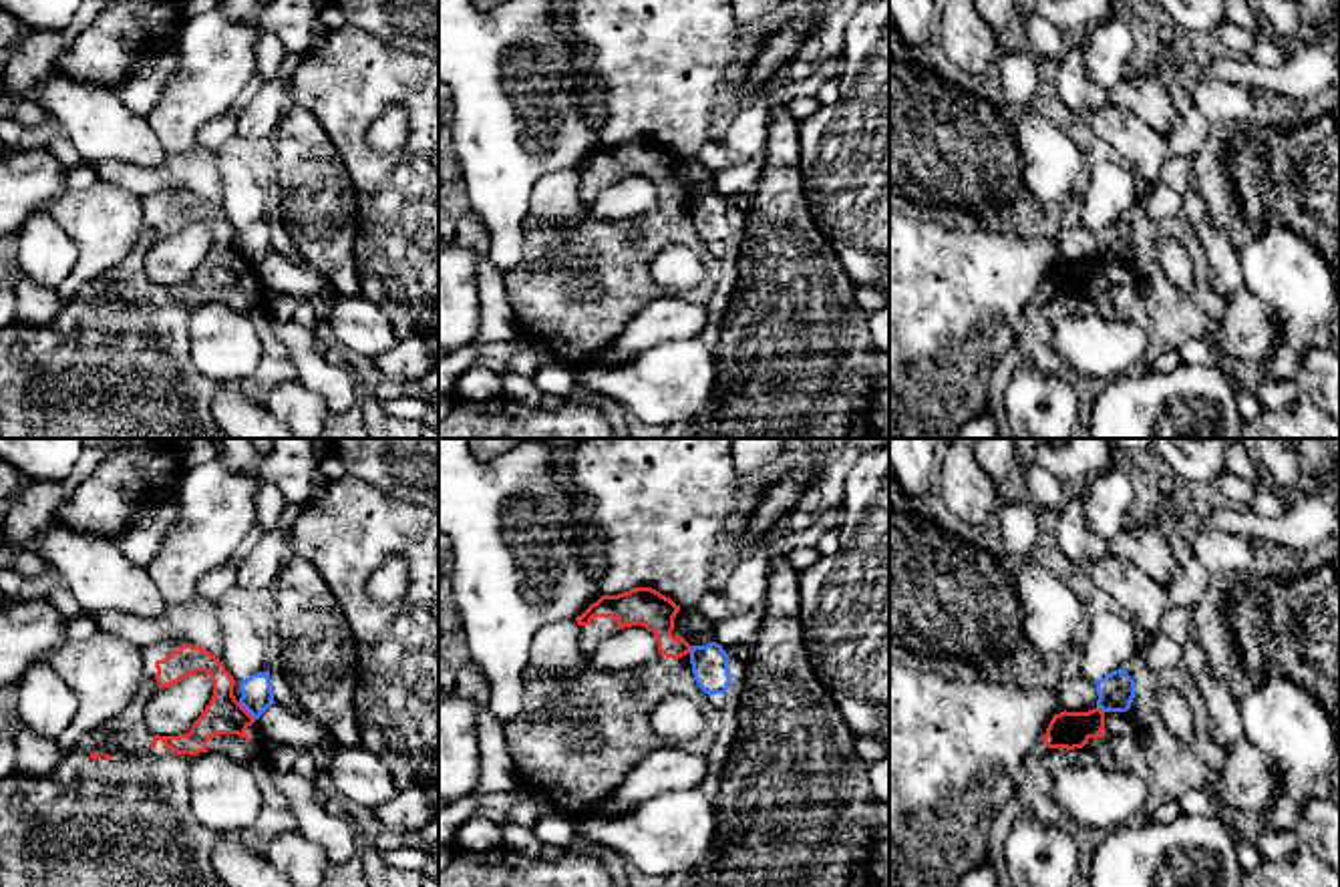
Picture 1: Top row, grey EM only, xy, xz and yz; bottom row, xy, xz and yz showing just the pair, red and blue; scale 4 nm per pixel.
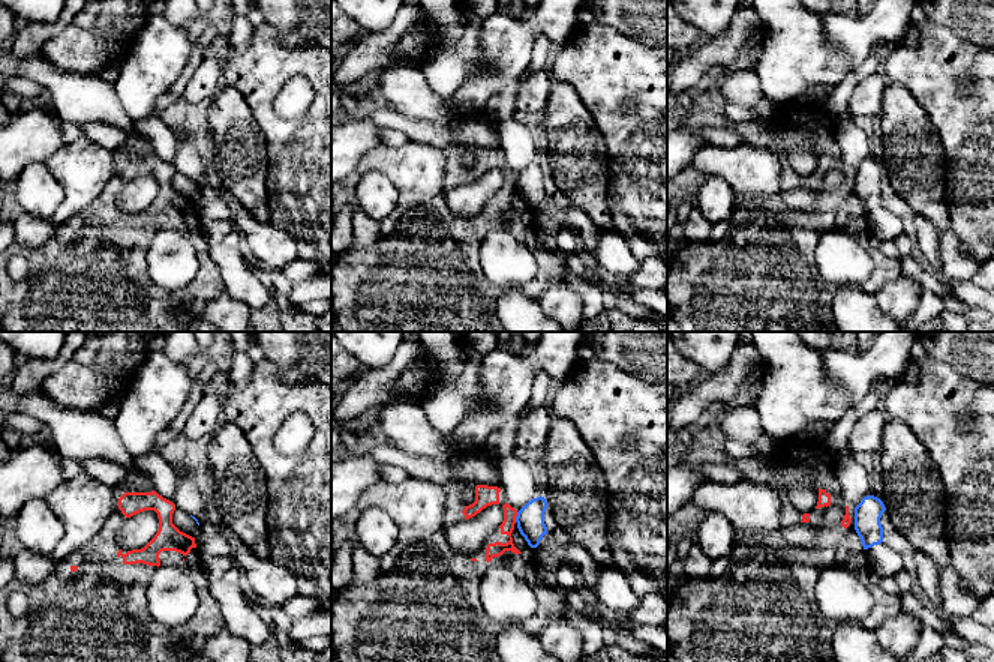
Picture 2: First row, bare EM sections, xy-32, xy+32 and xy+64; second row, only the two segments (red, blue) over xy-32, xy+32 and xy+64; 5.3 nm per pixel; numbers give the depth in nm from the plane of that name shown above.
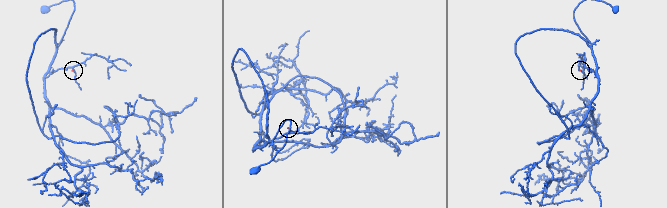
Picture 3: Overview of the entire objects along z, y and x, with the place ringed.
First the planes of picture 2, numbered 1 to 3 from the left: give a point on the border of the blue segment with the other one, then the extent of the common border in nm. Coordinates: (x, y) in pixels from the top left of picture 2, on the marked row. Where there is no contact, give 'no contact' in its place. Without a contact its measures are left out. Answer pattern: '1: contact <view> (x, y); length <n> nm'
1: no contact
2: contact xy+32 (516, 515); length 60 nm
3: no contact

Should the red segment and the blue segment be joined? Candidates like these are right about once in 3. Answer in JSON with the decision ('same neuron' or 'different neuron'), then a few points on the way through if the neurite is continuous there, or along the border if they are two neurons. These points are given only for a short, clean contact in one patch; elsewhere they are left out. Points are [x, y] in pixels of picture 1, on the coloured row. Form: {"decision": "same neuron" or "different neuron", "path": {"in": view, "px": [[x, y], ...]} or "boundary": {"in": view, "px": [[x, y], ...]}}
{"decision": "different neuron", "boundary": {"in": "xy", "px": [[238, 702], [254, 721]]}}

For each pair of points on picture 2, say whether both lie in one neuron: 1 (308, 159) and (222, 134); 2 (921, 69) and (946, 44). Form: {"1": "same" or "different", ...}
{"1": "different", "2": "same"}

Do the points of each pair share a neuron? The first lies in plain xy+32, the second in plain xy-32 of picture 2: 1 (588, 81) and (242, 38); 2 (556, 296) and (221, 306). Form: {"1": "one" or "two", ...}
{"1": "two", "2": "one"}

